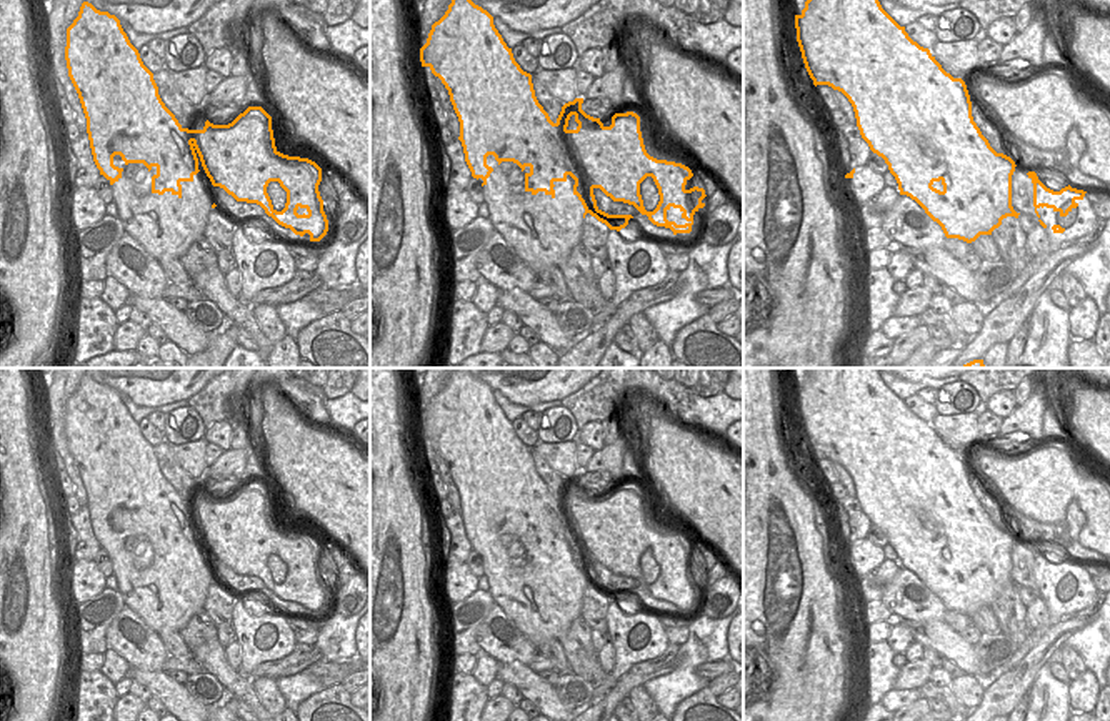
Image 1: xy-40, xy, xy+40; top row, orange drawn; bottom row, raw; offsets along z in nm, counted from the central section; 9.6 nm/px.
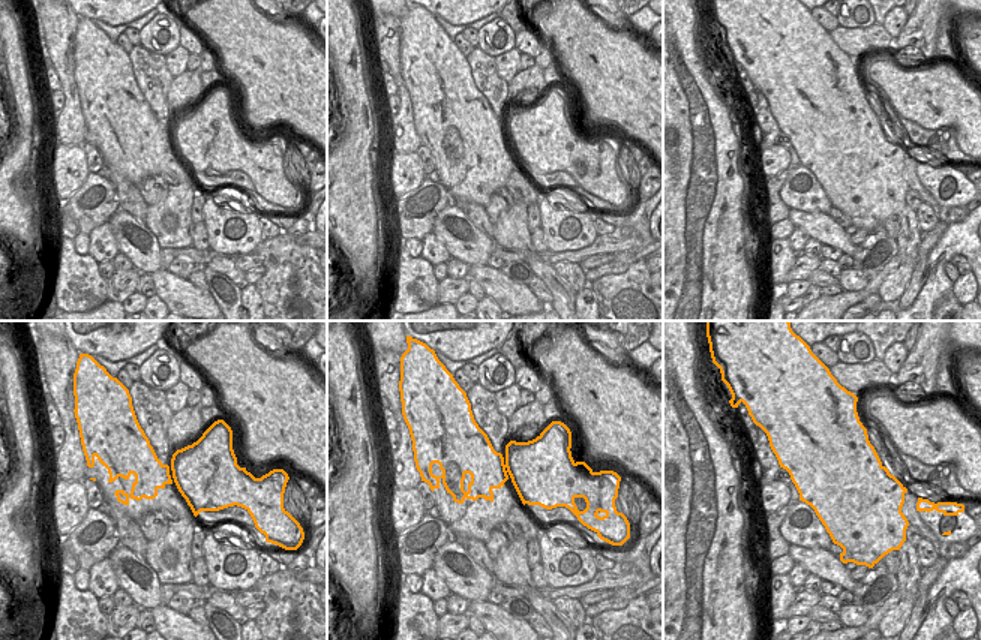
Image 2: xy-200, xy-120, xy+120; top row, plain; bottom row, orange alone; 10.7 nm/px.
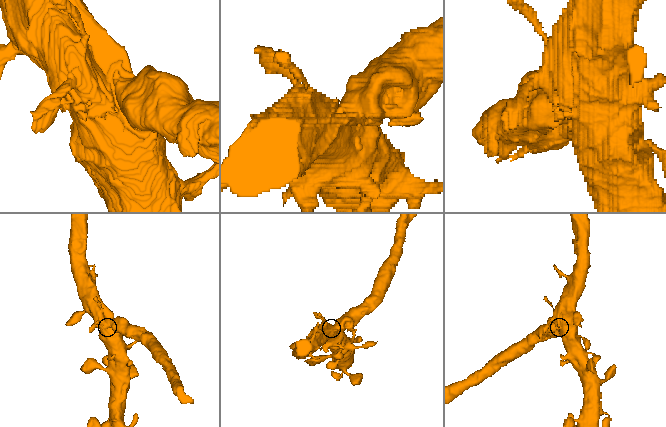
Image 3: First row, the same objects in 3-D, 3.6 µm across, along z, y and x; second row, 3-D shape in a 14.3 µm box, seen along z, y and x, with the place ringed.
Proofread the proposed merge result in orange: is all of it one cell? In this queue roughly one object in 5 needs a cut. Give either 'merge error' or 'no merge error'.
merge error

